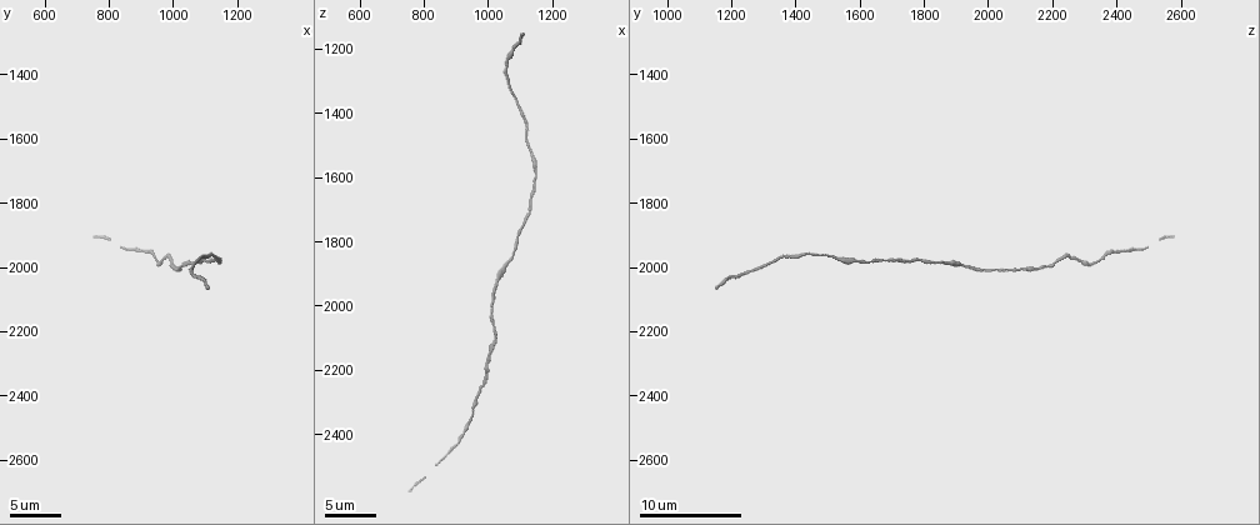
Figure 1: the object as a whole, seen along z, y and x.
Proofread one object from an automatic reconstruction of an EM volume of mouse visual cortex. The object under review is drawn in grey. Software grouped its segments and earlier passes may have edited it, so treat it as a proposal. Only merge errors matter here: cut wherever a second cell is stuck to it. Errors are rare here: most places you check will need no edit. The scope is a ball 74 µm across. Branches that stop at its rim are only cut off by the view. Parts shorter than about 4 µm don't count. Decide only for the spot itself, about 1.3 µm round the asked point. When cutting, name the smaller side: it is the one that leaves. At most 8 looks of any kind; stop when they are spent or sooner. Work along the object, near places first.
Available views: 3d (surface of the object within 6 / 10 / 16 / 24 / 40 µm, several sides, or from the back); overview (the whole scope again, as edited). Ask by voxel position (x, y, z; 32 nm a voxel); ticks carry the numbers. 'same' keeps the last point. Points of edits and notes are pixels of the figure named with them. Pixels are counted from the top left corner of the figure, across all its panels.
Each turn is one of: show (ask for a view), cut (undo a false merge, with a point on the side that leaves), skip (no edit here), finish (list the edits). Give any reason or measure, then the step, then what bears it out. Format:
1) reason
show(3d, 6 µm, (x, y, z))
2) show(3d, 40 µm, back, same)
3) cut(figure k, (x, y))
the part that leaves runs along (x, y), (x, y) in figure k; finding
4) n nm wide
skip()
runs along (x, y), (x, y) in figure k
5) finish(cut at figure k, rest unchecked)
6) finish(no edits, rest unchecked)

calibre changes
show(3d, 6 µm, (1140, 1970, 1530))

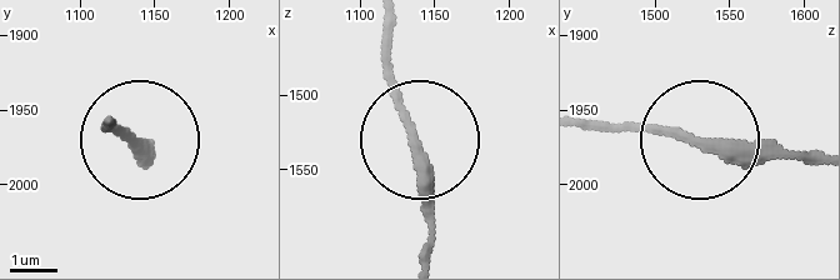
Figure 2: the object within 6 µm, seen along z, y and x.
skip()
all the same cell

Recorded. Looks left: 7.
show(3d, 10 µm, (1050, 1980, 1890))

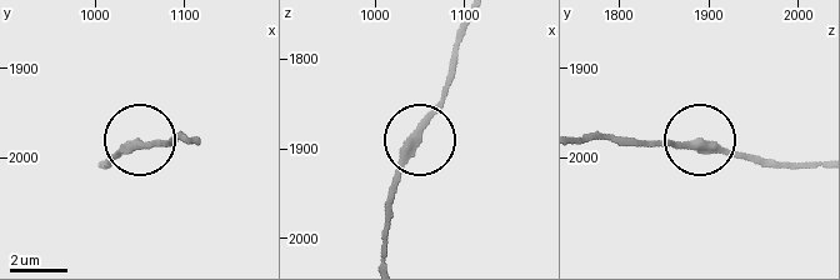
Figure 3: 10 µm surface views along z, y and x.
310 nm wide
skip()
continuous, no second cell

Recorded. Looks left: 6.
thick turns thin
show(3d, 6 µm, (1020, 2010, 2100))

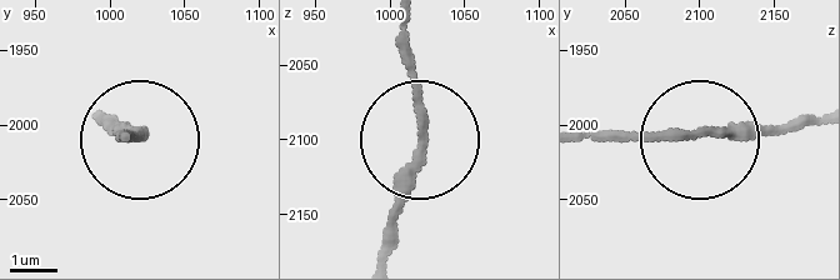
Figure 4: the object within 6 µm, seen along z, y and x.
from behind
show(3d, 6 µm, back, (1022, 2004, 2106))

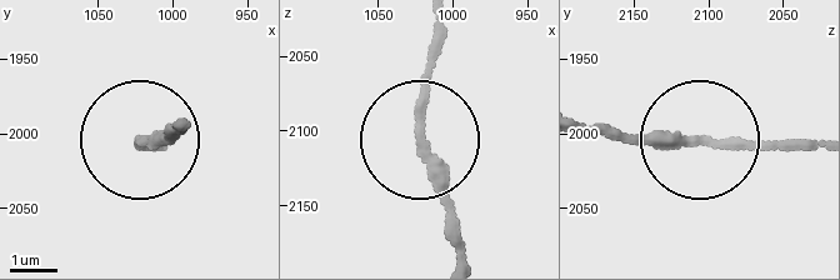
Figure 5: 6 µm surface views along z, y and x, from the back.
skip()
all the same cell

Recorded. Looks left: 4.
thin neck
show(3d, 16 µm, (950, 1990, 2330))

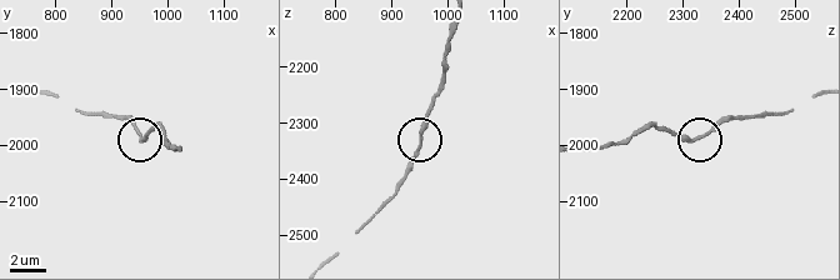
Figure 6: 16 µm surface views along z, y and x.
skip()
continuous, no second cell

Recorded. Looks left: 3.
finish(no edits, rest unchecked)

